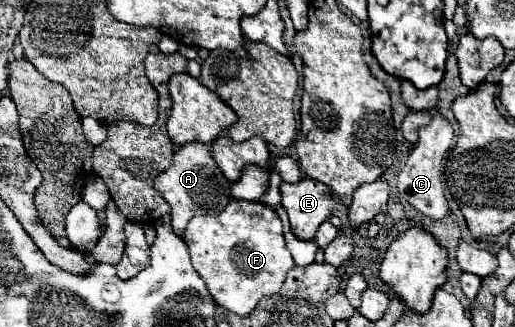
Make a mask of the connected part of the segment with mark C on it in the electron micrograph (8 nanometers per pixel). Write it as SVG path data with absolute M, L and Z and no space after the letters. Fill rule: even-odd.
M435 114L429 122L429 126L421 128L419 132L419 142L413 146L407 164L403 166L403 170L397 176L397 190L399 194L419 212L423 212L429 218L435 220L443 220L451 210L447 206L447 198L445 198L445 190L443 190L443 172L444 162L447 152L453 150L455 144L455 128L441 118L441 114Z

